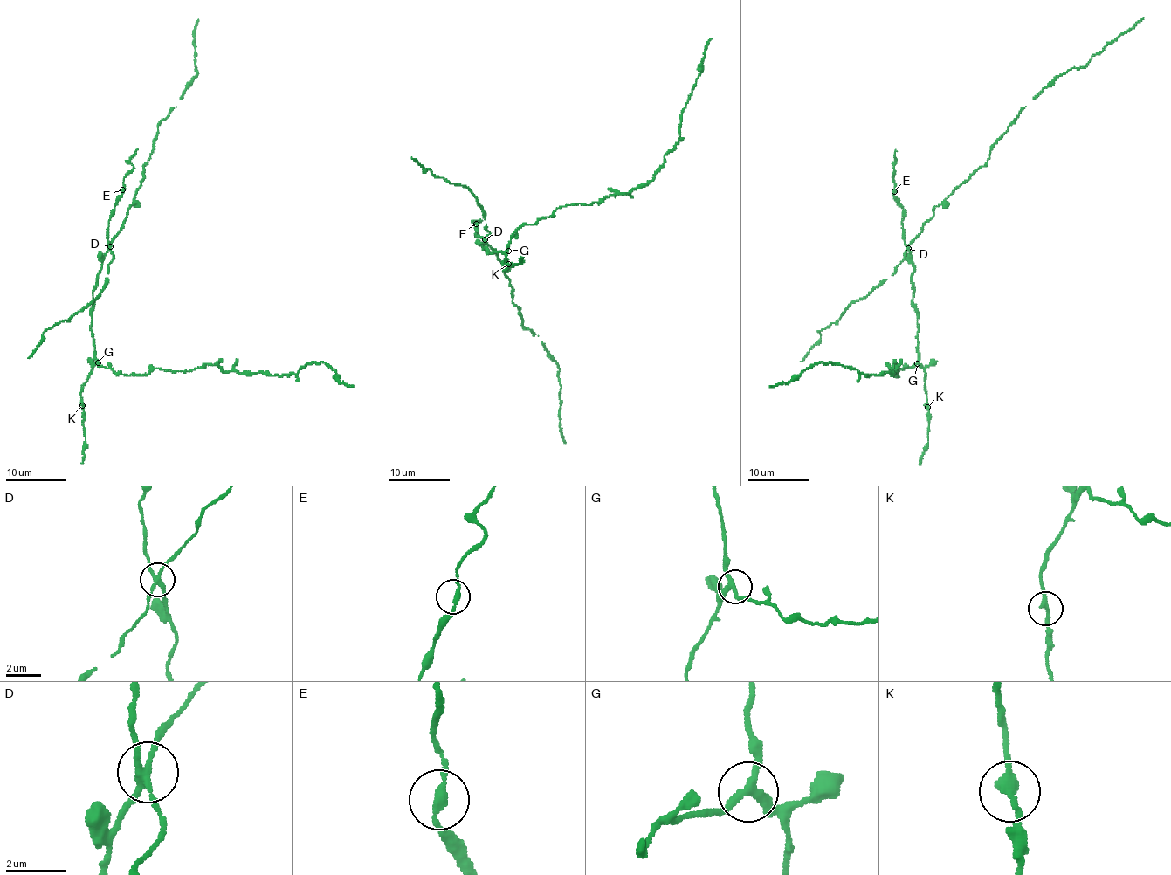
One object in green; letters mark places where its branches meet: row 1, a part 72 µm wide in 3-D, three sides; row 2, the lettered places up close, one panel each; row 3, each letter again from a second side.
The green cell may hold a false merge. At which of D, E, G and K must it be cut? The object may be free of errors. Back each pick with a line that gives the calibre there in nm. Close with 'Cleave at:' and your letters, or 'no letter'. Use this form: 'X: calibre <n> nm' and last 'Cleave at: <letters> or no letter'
Cleave at: no letter

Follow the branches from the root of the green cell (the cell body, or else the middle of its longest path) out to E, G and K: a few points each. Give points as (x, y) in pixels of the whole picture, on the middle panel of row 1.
E: (485, 248), (482, 248), (485, 247), (482, 237), (475, 235), (476, 223)
G: (485, 248), (492, 254), (508, 251)
K: (485, 248), (492, 254), (506, 252), (506, 259), (503, 263), (508, 264)

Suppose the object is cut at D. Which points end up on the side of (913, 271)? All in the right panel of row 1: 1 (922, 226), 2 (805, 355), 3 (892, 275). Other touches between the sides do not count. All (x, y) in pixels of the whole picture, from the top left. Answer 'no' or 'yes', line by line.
1: no
2: no
3: no

